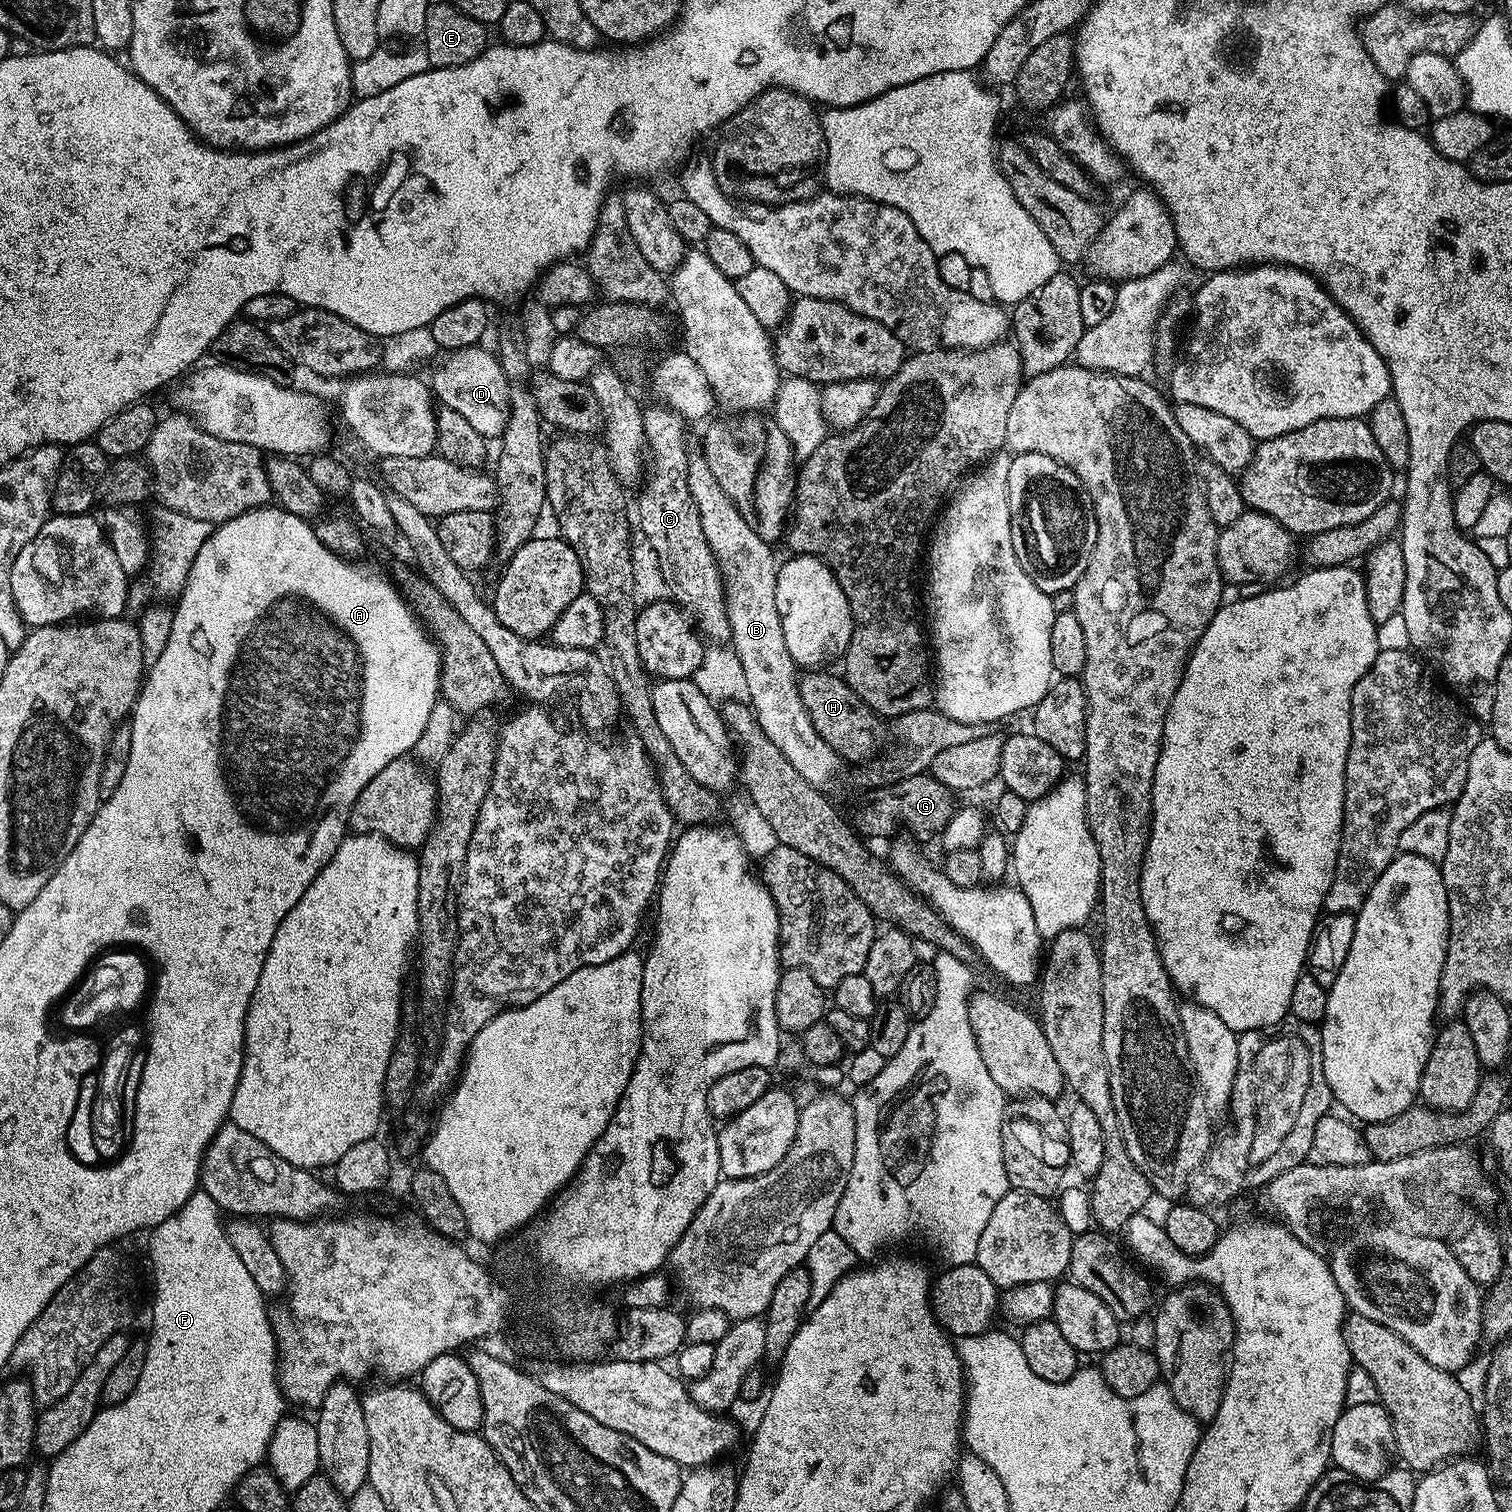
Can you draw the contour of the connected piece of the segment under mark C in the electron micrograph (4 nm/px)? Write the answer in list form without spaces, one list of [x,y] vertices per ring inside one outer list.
[[[659,402],[653,405],[653,408],[643,409],[644,439],[650,453],[650,471],[643,481],[645,484],[640,492],[640,501],[634,504],[634,516],[640,519],[640,532],[648,539],[665,582],[676,591],[675,599],[692,616],[696,615],[695,623],[708,640],[728,642],[731,641],[732,631],[728,604],[724,600],[724,577],[720,574],[716,555],[706,542],[706,534],[702,534],[702,522],[688,485],[690,451],[688,440],[684,437],[686,421],[670,407]]]

